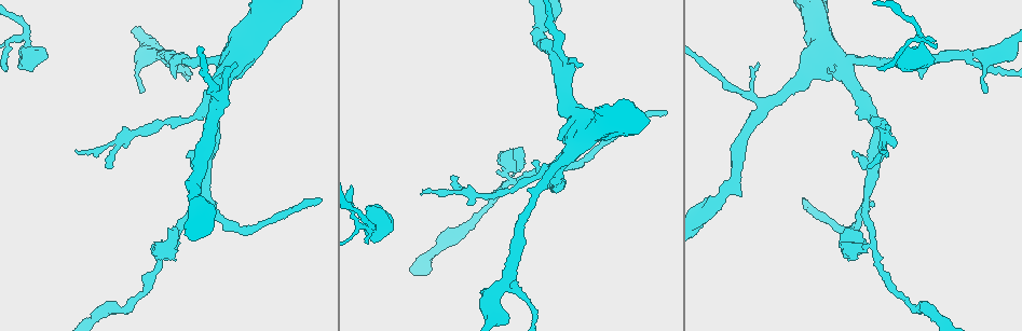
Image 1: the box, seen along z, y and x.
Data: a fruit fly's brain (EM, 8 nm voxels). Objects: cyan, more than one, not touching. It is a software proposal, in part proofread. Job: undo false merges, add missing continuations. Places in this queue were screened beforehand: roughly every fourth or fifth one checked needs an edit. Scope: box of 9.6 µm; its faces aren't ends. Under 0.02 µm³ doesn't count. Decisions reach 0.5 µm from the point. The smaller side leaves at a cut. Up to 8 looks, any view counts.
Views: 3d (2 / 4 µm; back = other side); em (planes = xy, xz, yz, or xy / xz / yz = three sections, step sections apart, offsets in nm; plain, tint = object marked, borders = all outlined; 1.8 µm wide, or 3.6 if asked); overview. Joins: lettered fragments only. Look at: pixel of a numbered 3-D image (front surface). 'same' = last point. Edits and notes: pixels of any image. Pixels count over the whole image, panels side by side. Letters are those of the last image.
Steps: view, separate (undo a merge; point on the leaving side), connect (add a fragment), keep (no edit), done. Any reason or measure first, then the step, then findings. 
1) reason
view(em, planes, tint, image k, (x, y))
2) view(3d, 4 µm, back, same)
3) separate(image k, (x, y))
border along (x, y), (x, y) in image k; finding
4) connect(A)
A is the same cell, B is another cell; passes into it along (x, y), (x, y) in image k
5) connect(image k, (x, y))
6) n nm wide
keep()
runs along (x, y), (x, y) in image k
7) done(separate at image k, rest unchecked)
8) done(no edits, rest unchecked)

three-way junction
view(3d, 4 µm, image 1, (218, 102))

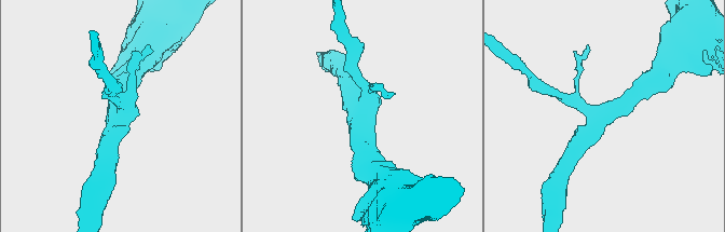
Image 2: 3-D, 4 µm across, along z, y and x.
need the tissue
view(em, xz, step 4, tint, image 2, (605, 113))

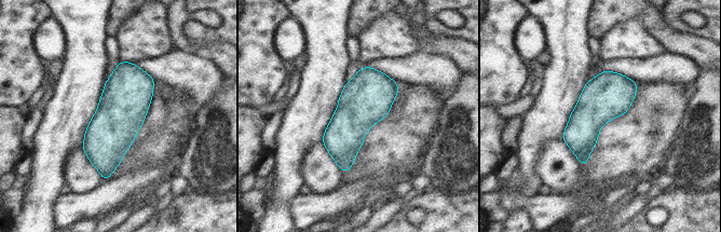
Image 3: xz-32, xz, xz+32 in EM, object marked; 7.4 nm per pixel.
view(em, planes, borders, same)

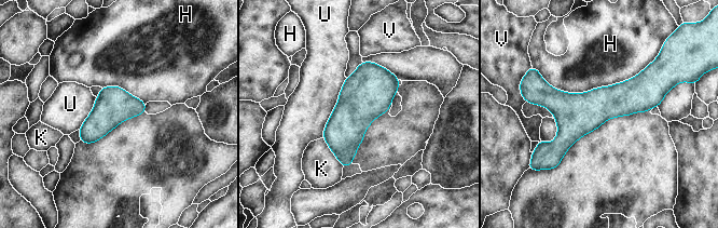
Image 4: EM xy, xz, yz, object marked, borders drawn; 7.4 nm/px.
280 nm wide
keep()
H, K, U and V are other cells; runs along (662, 94), (537, 102) in image 4; one neuron here

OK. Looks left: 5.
view(em, planes, tint, image 1, (191, 151))

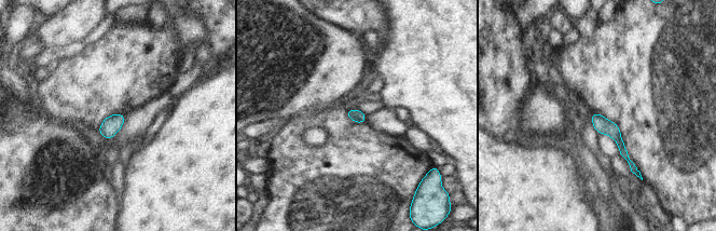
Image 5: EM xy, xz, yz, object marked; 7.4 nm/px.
see the neighbours
view(em, planes, borders, same)

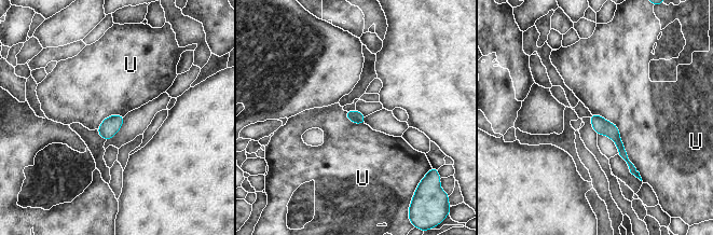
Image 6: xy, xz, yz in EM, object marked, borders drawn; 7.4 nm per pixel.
keep()
U is another cell; border along (591, 113), (617, 127), (642, 178) in image 6; none of them fits

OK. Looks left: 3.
an open end
view(em, planes, borders, image 1, (918, 76))

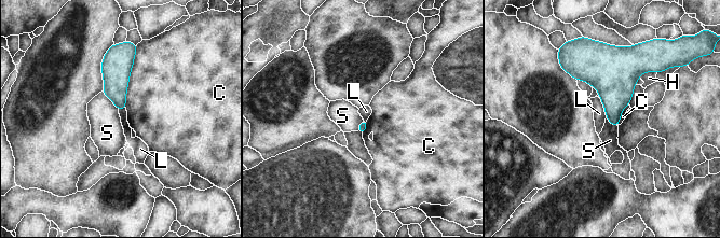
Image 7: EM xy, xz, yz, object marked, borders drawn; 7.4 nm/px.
keep()
C, H, L and S are other cells; border along (599, 98), (607, 117) in image 7; none of them fits

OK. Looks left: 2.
done(no edits, rest unchecked)

